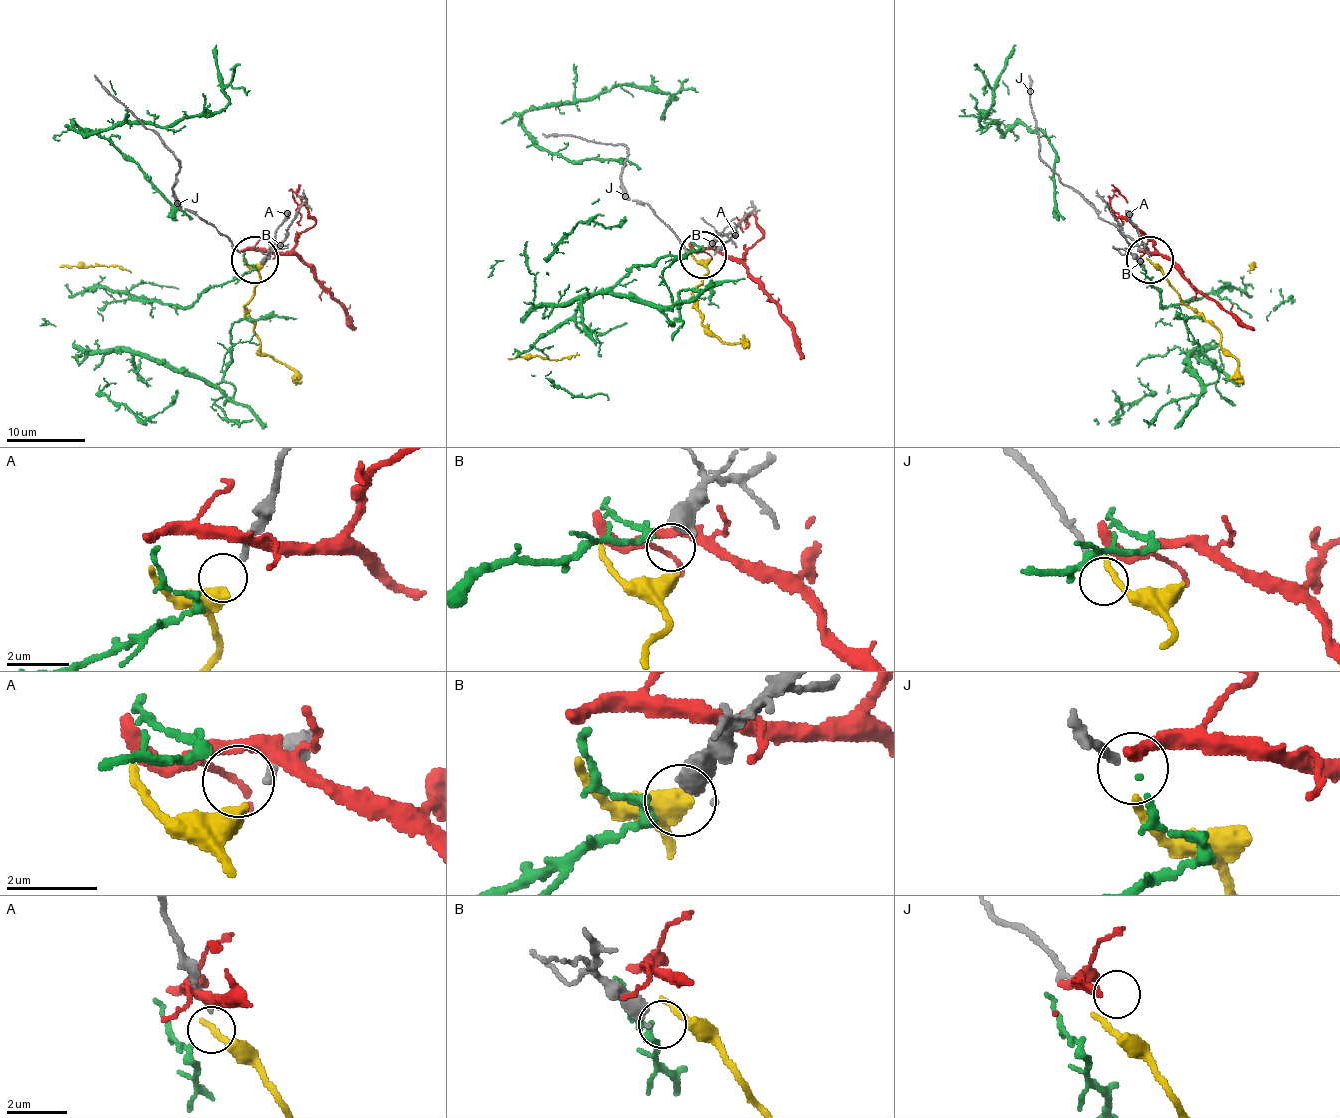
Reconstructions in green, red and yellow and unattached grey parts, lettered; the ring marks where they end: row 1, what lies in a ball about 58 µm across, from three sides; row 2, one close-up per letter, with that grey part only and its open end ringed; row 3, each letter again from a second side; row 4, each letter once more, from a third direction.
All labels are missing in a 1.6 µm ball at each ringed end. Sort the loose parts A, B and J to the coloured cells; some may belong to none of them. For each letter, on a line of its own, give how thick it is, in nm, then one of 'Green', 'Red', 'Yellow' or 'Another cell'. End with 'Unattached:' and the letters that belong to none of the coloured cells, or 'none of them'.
A: Thickness 180 nm. Yellow
B: Thickness 550 nm. Green
J: Thickness 190 nm. Another cell
Unattached: J

